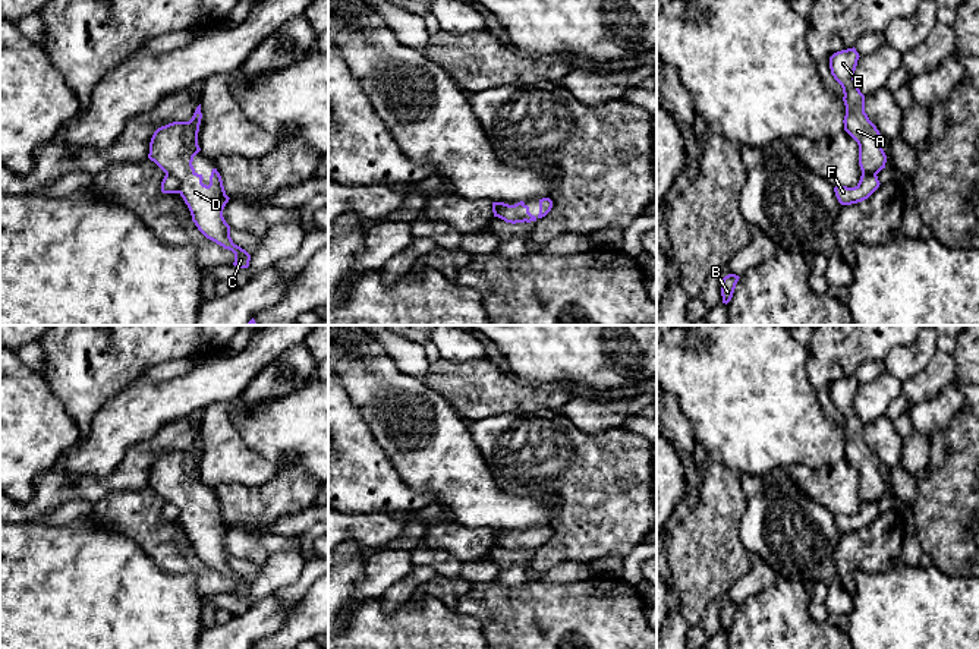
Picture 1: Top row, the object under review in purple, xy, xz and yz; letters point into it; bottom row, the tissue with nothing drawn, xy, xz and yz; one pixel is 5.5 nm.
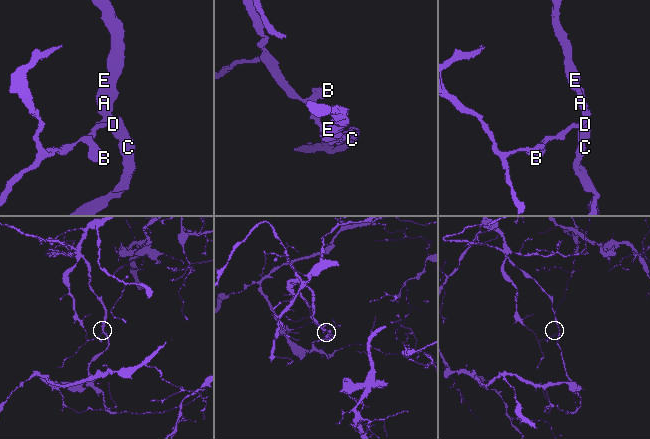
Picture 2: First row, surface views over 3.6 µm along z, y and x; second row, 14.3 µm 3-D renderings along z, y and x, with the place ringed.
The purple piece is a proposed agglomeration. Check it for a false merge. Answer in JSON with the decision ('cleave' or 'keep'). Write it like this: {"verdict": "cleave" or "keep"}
{"verdict": "cleave"}

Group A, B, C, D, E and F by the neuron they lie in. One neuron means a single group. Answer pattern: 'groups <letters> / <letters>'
groups A C D E / B F

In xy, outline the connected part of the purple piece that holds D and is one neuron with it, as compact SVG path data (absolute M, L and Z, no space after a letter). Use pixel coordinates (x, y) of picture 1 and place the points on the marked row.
M199 104L189 122L173 122L158 127L151 138L148 158L180 182L180 196L198 230L207 239L232 251L234 267L248 268L251 255L233 243L230 226L223 217L230 198L226 195L220 173L213 168L207 186L202 183L202 174L198 174L192 166L193 157L201 151L198 145L201 119Z

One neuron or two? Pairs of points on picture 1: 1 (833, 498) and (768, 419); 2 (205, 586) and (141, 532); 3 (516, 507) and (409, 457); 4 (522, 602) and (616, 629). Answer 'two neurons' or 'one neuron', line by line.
1: two neurons
2: one neuron
3: one neuron
4: one neuron

